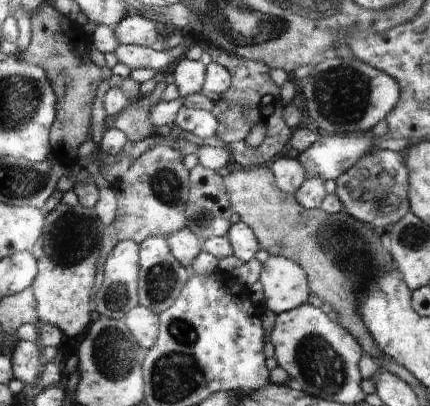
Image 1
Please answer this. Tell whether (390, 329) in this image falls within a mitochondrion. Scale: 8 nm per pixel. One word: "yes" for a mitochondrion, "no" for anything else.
no

